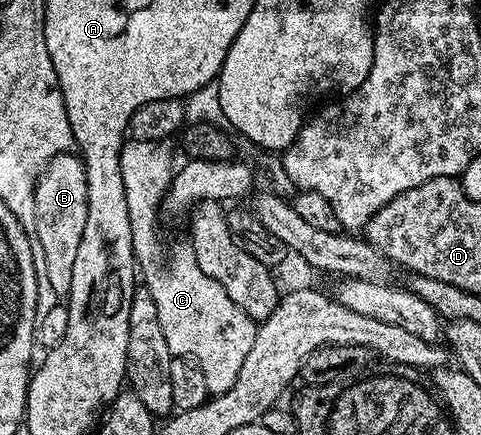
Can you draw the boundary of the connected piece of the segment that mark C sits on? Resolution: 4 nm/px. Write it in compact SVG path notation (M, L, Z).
M138 139L126 142L121 150L121 172L123 173L123 187L127 193L128 216L131 217L131 237L133 241L133 255L137 258L143 283L149 289L155 305L158 306L159 324L163 327L163 334L167 339L167 346L175 357L193 359L203 369L203 377L207 381L207 389L210 396L227 393L235 385L240 370L243 369L243 361L247 361L247 353L251 353L251 347L255 345L258 324L203 269L199 269L197 258L192 250L177 251L173 260L168 255L169 247L161 236L161 219L163 220L162 203L169 191L175 174L173 155L168 151L165 143L144 143Z

